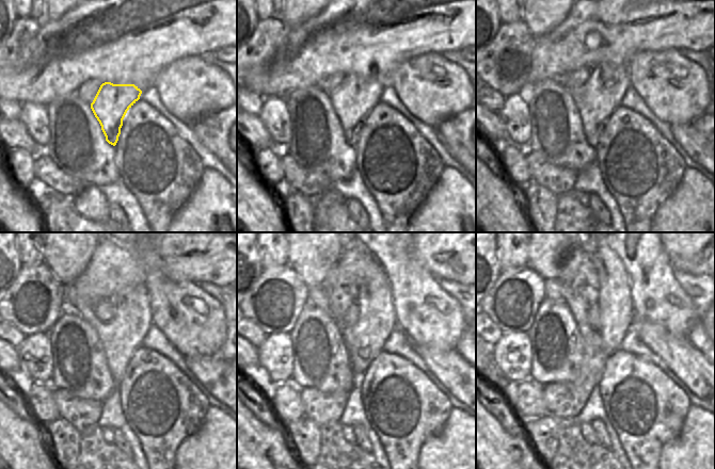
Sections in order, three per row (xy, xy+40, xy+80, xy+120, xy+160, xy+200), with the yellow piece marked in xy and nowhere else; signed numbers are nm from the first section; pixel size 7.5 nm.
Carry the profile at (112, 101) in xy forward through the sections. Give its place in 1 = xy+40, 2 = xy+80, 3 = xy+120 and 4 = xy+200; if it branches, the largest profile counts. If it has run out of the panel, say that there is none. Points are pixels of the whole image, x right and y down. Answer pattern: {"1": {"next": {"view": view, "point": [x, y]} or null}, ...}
{"1": {"next": {"view": "xy+40", "point": [356, 95]}}, "2": {"next": {"view": "xy+80", "point": [596, 99]}}, "3": {"next": {"view": "xy+120", "point": [123, 334]}}, "4": {"next": {"view": "xy+200", "point": [615, 304]}}}

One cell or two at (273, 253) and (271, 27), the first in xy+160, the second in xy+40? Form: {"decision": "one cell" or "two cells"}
{"decision": "two cells"}

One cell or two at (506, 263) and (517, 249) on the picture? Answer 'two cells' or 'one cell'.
one cell

